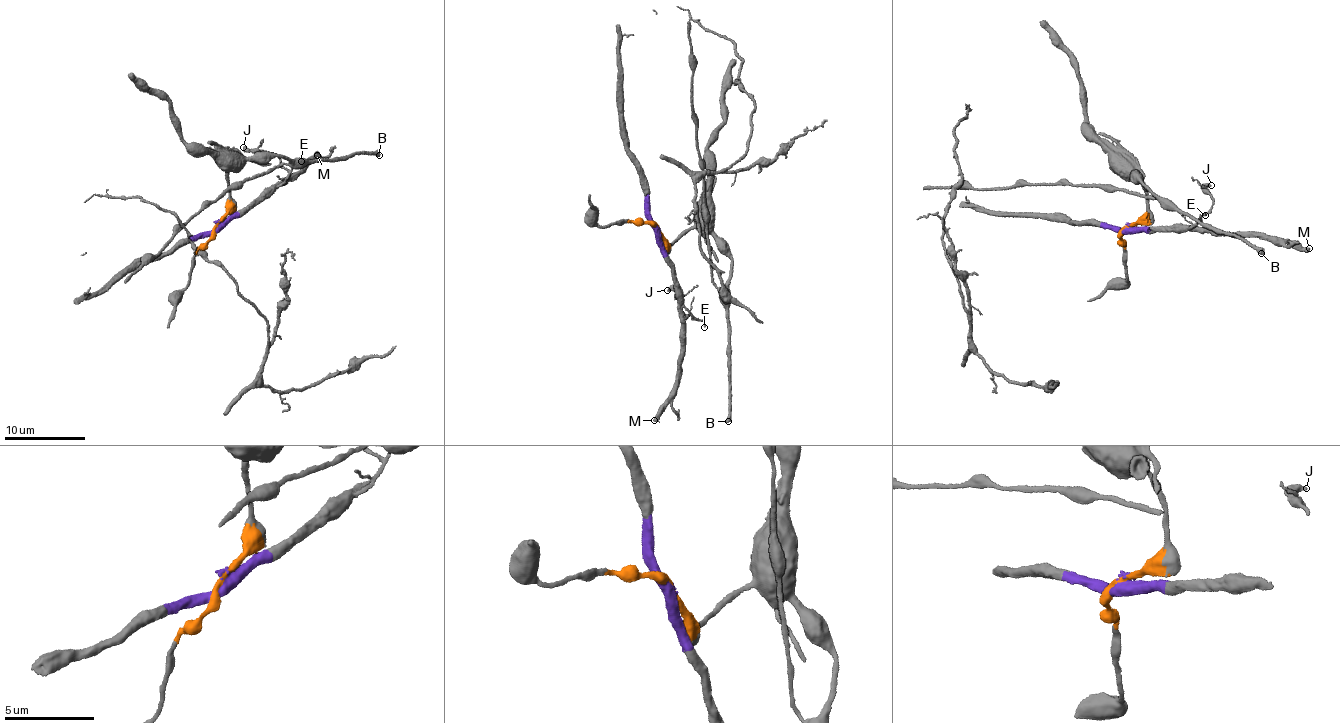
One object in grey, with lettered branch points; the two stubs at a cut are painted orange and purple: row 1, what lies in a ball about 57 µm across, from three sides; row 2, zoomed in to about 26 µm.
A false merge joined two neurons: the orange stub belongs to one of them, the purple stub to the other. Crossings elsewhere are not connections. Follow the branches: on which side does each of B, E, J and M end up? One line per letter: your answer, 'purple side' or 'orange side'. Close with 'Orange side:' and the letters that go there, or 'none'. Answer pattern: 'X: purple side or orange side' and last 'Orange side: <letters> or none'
B: orange side
E: purple side
J: purple side
M: purple side
Orange side: B

